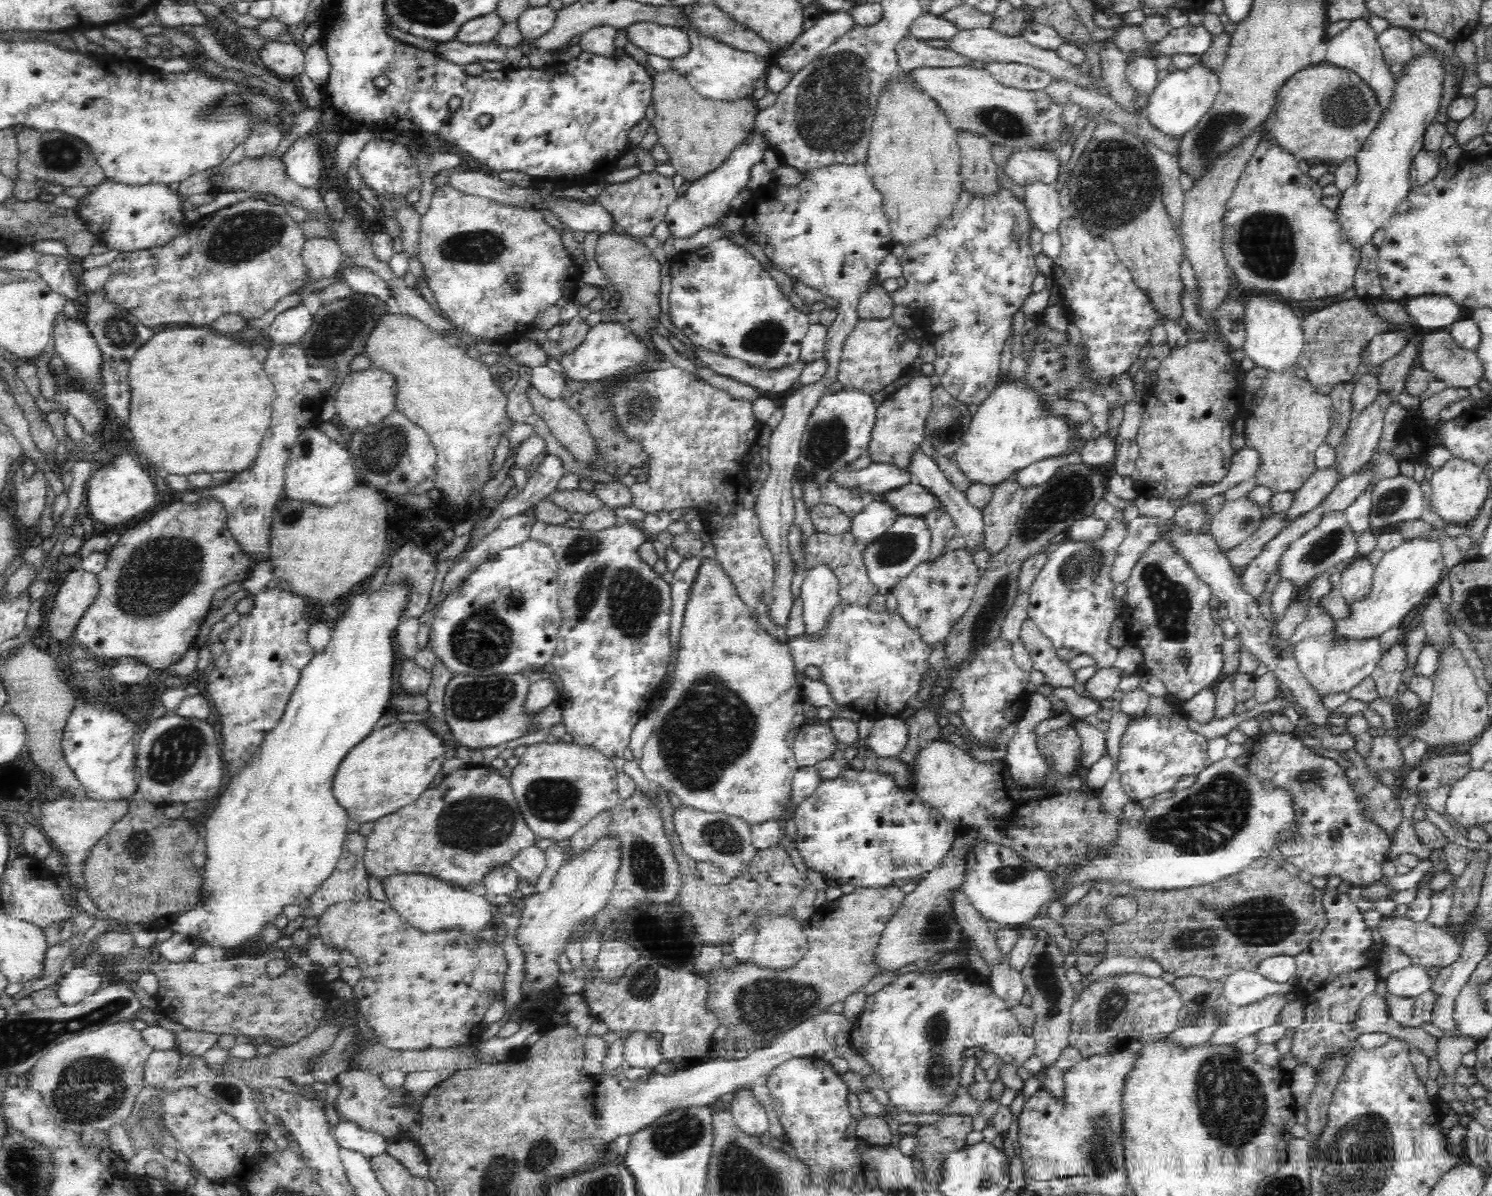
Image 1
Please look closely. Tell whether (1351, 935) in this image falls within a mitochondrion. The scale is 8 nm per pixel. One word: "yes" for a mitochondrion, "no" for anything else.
no

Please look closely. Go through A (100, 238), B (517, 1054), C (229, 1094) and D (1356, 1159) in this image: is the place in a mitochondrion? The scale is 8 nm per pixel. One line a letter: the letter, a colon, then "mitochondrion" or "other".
A: other
B: other
C: mitochondrion
D: mitochondrion

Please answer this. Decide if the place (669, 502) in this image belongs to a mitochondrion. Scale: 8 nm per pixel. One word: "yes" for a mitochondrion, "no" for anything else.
no

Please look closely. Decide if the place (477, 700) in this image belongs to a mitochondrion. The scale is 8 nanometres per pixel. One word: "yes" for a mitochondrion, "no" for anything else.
yes

